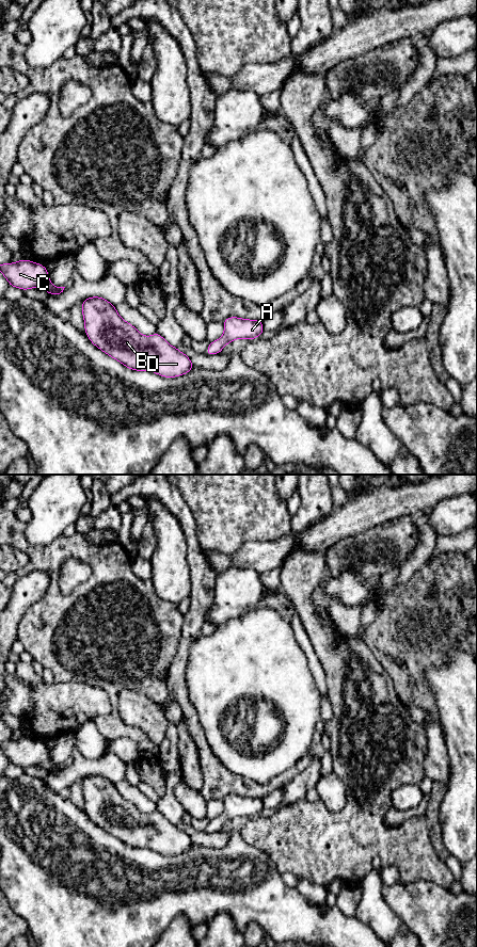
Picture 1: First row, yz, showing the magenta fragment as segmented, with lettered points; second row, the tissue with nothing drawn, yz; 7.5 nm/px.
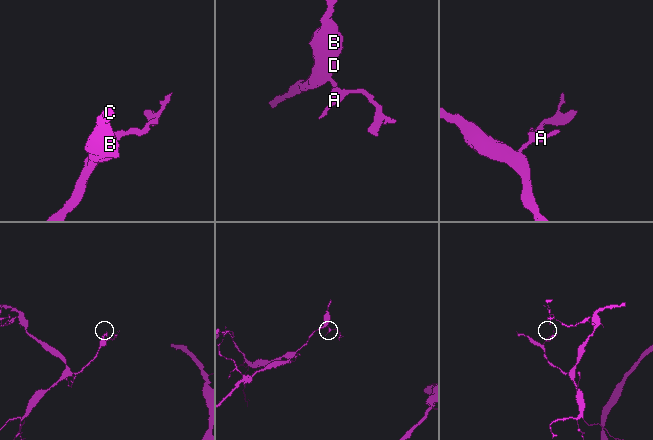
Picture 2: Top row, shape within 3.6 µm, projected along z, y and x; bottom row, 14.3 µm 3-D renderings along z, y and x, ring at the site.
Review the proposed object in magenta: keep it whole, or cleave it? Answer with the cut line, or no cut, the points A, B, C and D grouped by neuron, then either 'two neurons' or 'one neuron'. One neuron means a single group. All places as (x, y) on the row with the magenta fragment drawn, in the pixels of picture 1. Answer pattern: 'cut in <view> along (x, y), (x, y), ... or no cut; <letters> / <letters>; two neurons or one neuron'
no cut; A B C D; one neuron

